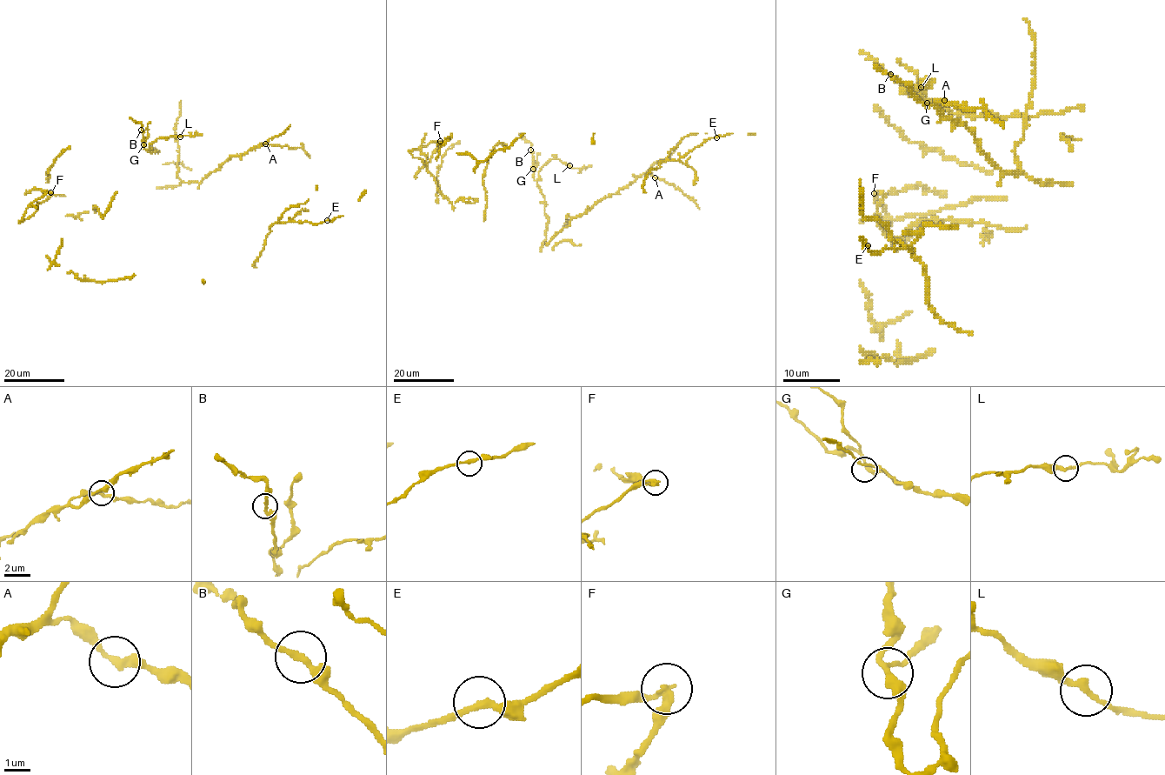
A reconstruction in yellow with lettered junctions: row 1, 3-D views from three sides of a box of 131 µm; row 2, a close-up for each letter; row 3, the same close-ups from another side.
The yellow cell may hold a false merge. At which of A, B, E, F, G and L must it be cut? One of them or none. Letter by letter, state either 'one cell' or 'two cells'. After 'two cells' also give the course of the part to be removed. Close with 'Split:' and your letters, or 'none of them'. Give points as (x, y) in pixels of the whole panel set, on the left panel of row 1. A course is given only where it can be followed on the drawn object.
A: one cell
B: one cell
E: one cell
F: two cells; course (50, 192), (47, 192), (29, 204), (18, 223)
G: one cell
L: one cell
Split: F

